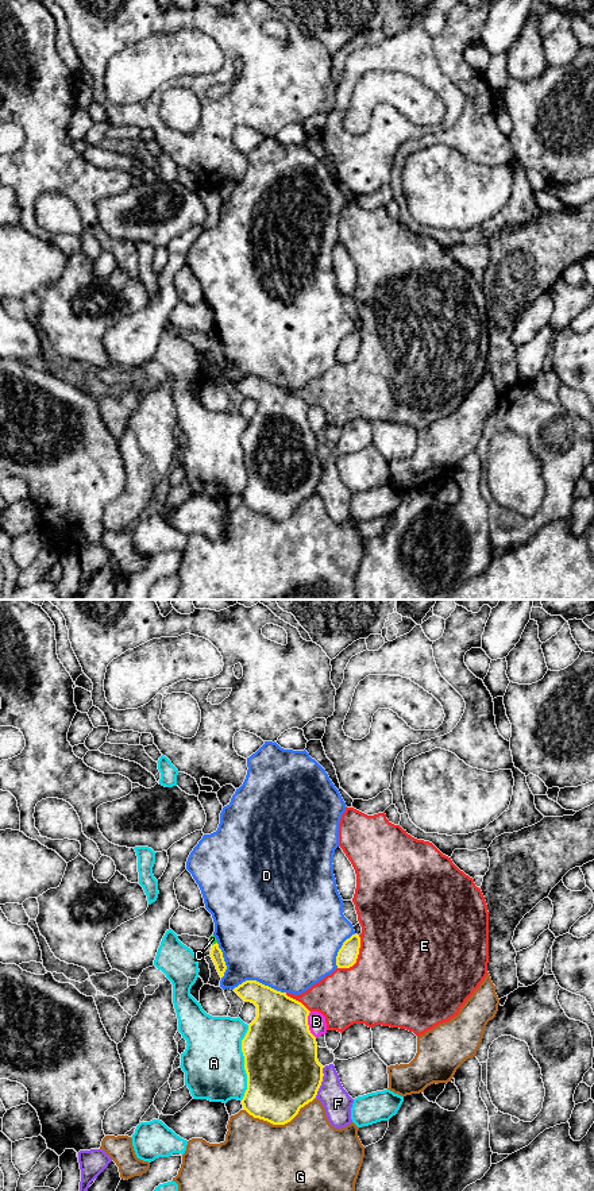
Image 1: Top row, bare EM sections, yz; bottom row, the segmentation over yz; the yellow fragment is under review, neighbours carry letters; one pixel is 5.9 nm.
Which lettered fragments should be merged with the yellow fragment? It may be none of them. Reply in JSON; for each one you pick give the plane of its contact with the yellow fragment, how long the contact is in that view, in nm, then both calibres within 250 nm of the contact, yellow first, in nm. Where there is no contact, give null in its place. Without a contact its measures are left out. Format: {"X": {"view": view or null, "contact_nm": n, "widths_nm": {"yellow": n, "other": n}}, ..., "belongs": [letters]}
{"C": {"view": "yz", "contact_nm": 40, "widths_nm": {"yellow": 70, "other": 50}}, "belongs": ["C"]}

